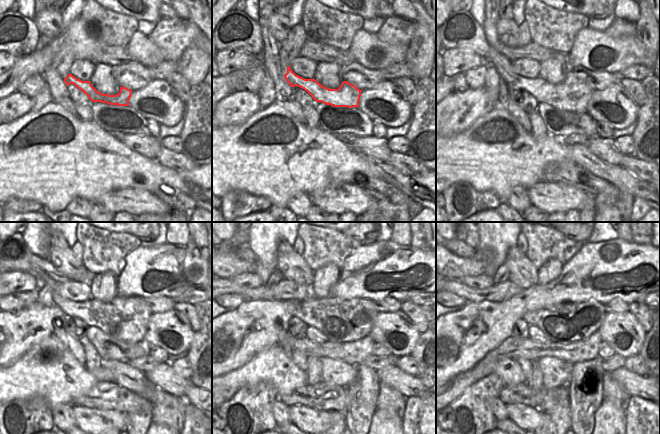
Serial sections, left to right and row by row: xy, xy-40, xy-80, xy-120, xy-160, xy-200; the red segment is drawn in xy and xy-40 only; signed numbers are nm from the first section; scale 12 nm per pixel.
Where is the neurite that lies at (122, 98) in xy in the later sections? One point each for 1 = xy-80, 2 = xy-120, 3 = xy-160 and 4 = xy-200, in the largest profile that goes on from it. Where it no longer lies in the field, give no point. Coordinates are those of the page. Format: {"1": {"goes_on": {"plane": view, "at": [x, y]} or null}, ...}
{"1": {"goes_on": {"plane": "xy-80", "at": [573, 94]}}, "2": {"goes_on": {"plane": "xy-120", "at": [126, 318]}}, "3": {"goes_on": {"plane": "xy-160", "at": [341, 320]}}, "4": {"goes_on": {"plane": "xy-200", "at": [569, 322]}}}

